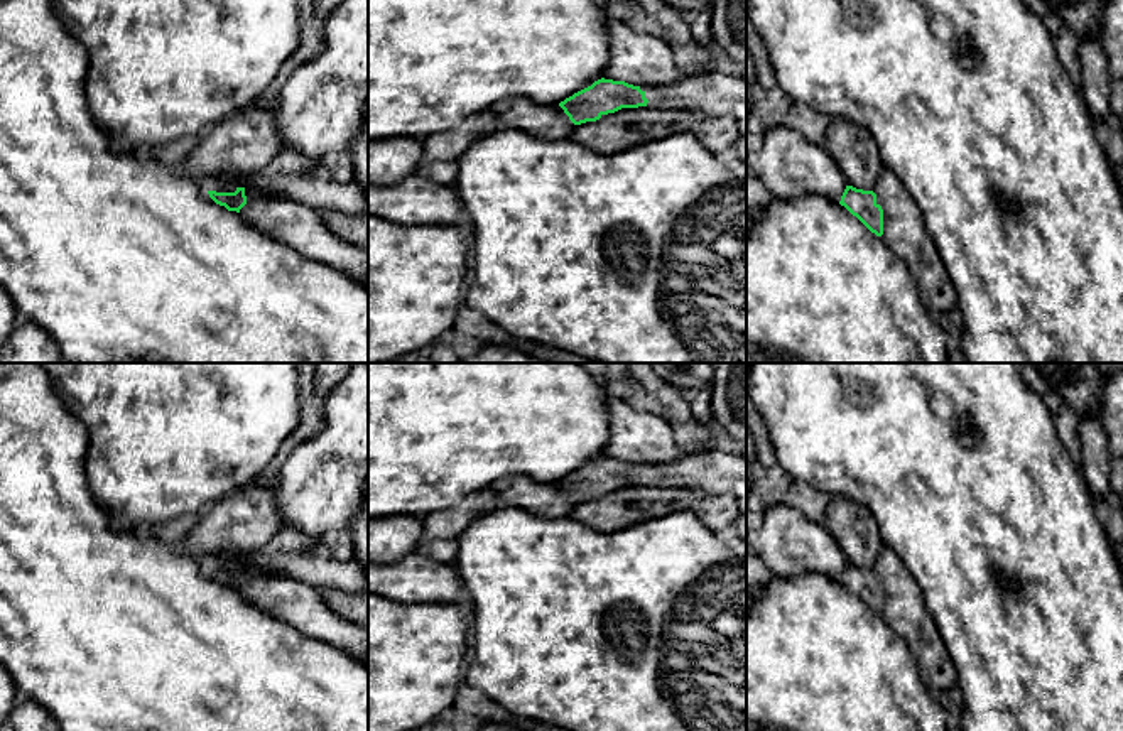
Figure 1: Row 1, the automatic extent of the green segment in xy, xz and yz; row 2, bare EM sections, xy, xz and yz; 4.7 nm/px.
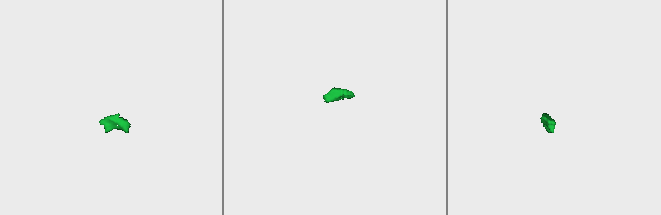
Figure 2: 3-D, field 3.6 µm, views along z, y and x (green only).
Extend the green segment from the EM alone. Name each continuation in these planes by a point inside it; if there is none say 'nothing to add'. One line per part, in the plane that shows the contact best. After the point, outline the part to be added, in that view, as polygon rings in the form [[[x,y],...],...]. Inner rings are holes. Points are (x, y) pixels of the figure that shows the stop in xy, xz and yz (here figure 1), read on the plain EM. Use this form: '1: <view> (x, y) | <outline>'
1: xz (716, 471) | [[[701,449],[669,464],[640,464],[650,486],[692,486],[709,493],[730,493],[746,517],[746,458],[718,449]]]

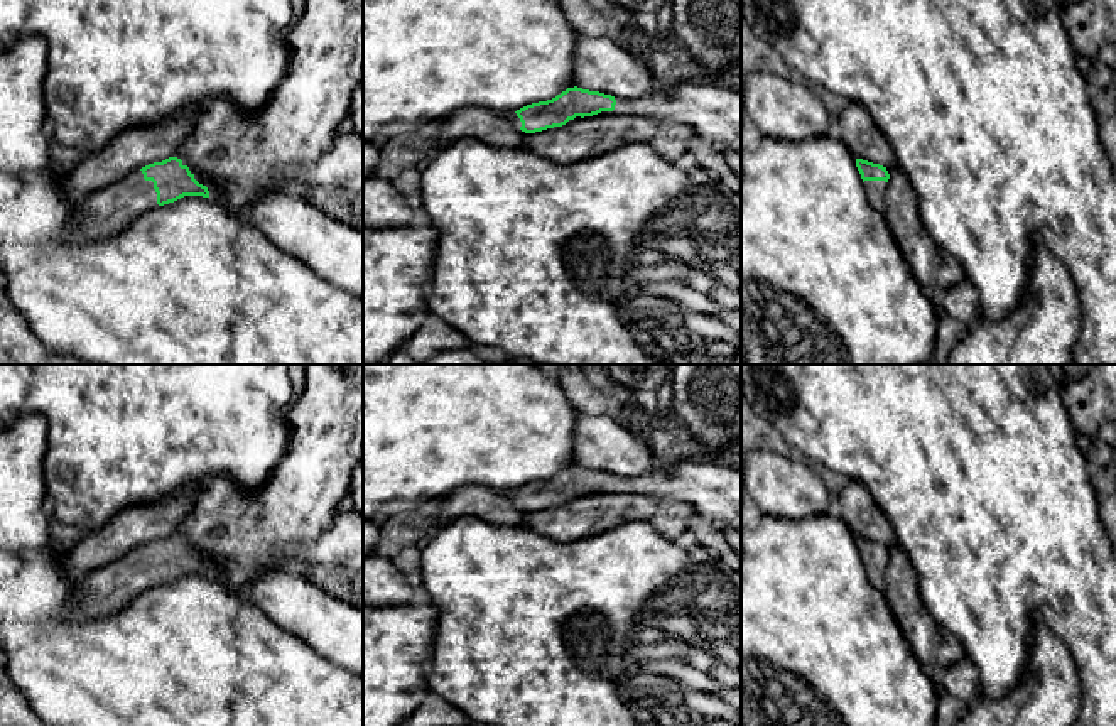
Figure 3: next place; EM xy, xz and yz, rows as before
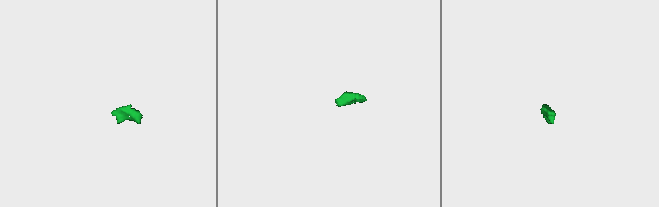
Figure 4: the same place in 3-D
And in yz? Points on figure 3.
1: yz (875, 568) | [[[864,559],[864,566],[866,566],[866,576],[868,576],[871,586],[883,591],[888,561]]]

